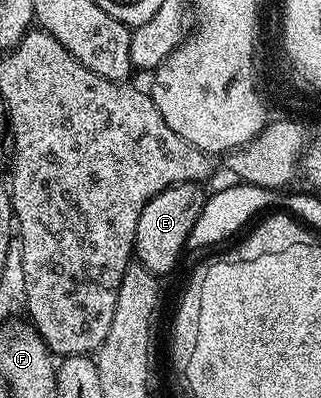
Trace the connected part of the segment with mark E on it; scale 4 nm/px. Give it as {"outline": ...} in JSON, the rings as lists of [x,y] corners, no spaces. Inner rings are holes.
{"outline":[[[182,181],[179,185],[168,187],[164,191],[160,191],[160,195],[153,197],[150,202],[140,211],[140,219],[136,223],[136,231],[134,232],[134,251],[133,256],[136,258],[137,264],[143,265],[149,273],[155,275],[163,275],[162,273],[170,273],[183,260],[184,250],[187,248],[186,240],[192,231],[192,227],[196,223],[196,219],[200,215],[202,208],[206,206],[208,196],[207,190],[201,184],[193,181]]]}

